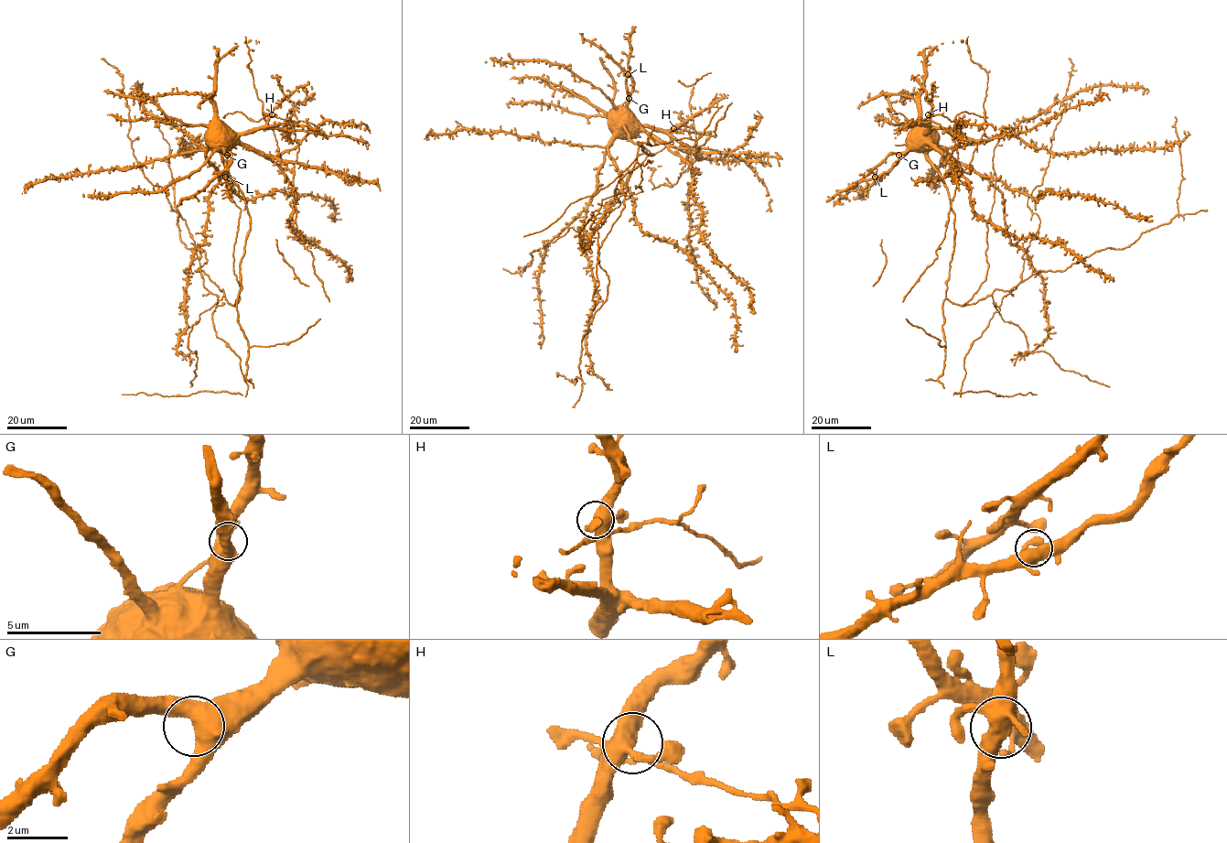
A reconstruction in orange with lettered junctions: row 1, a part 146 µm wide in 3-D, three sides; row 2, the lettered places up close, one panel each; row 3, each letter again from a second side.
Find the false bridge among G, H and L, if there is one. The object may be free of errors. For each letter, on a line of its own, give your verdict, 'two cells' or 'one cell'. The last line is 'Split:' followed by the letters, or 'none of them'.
G: one cell
H: one cell
L: two cells
Split: L

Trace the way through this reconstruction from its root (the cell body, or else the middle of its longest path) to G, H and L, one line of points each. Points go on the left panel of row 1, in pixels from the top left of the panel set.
G: (218, 130), (226, 134), (227, 155)
H: (218, 130), (224, 130), (237, 138), (262, 128), (272, 114)
L: (218, 130), (226, 134), (225, 177)

